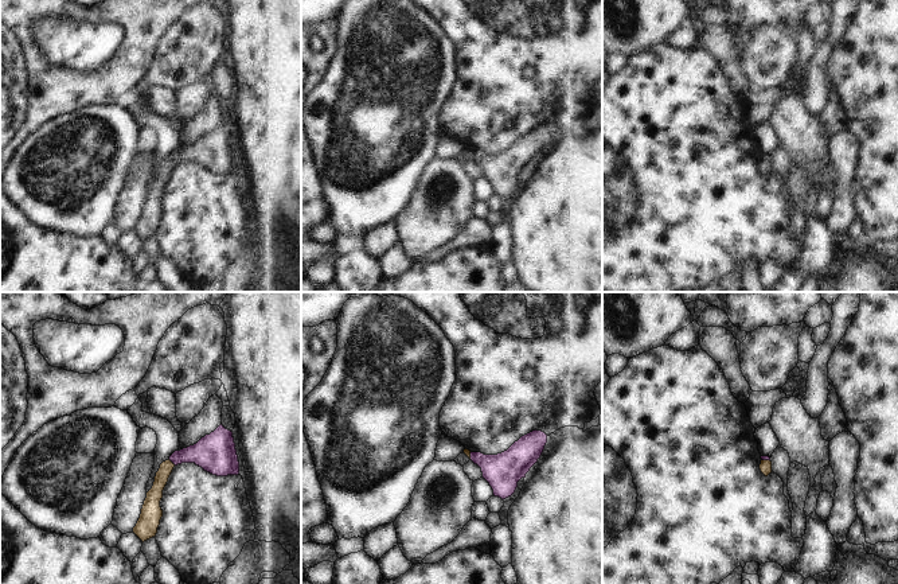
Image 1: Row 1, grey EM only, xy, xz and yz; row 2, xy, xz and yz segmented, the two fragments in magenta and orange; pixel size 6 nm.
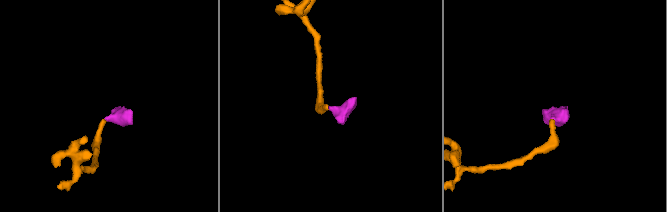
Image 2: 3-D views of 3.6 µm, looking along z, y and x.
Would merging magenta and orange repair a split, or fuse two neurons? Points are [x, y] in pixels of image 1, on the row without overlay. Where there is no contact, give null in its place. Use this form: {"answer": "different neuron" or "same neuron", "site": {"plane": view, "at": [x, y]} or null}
{"answer": "same neuron", "site": {"plane": "xy", "at": [172, 160]}}

